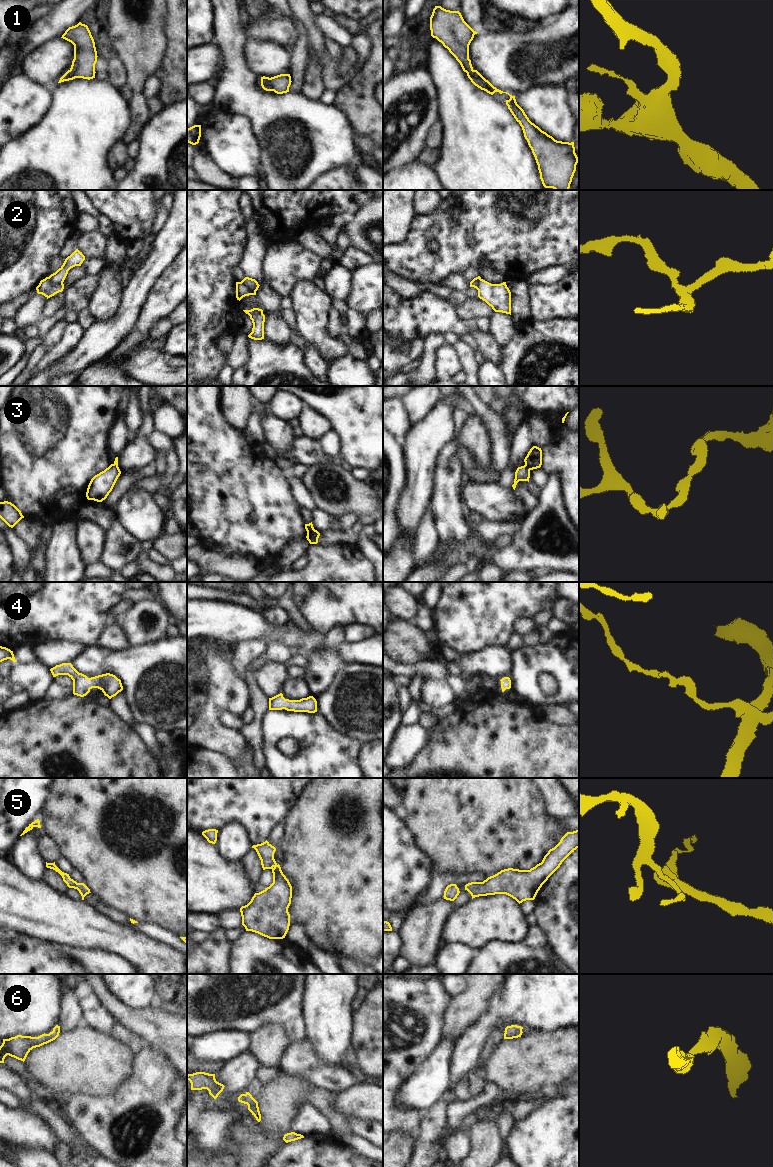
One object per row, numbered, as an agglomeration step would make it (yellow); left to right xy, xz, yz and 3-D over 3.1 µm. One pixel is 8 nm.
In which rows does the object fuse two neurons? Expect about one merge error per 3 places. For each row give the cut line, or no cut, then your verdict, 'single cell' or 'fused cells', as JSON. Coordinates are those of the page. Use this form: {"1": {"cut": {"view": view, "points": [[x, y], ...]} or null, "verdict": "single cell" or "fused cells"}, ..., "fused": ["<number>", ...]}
{"1": {"cut": null, "verdict": "single cell"}, "2": {"cut": {"view": "xy", "points": [[47, 277], [52, 284], [62, 284]]}, "verdict": "fused cells"}, "3": {"cut": {"view": "xz", "points": [[313, 528], [307, 533]]}, "verdict": "fused cells"}, "4": {"cut": null, "verdict": "single cell"}, "5": {"cut": null, "verdict": "single cell"}, "6": {"cut": null, "verdict": "single cell"}, "fused": ["2", "3"]}

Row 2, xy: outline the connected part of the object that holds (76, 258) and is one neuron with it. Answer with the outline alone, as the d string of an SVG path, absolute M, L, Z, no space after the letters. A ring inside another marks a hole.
M76 249L65 259L63 265L55 273L48 277L49 282L52 285L63 284L68 271L75 266L81 266L84 260L85 256L82 254L82 252Z

